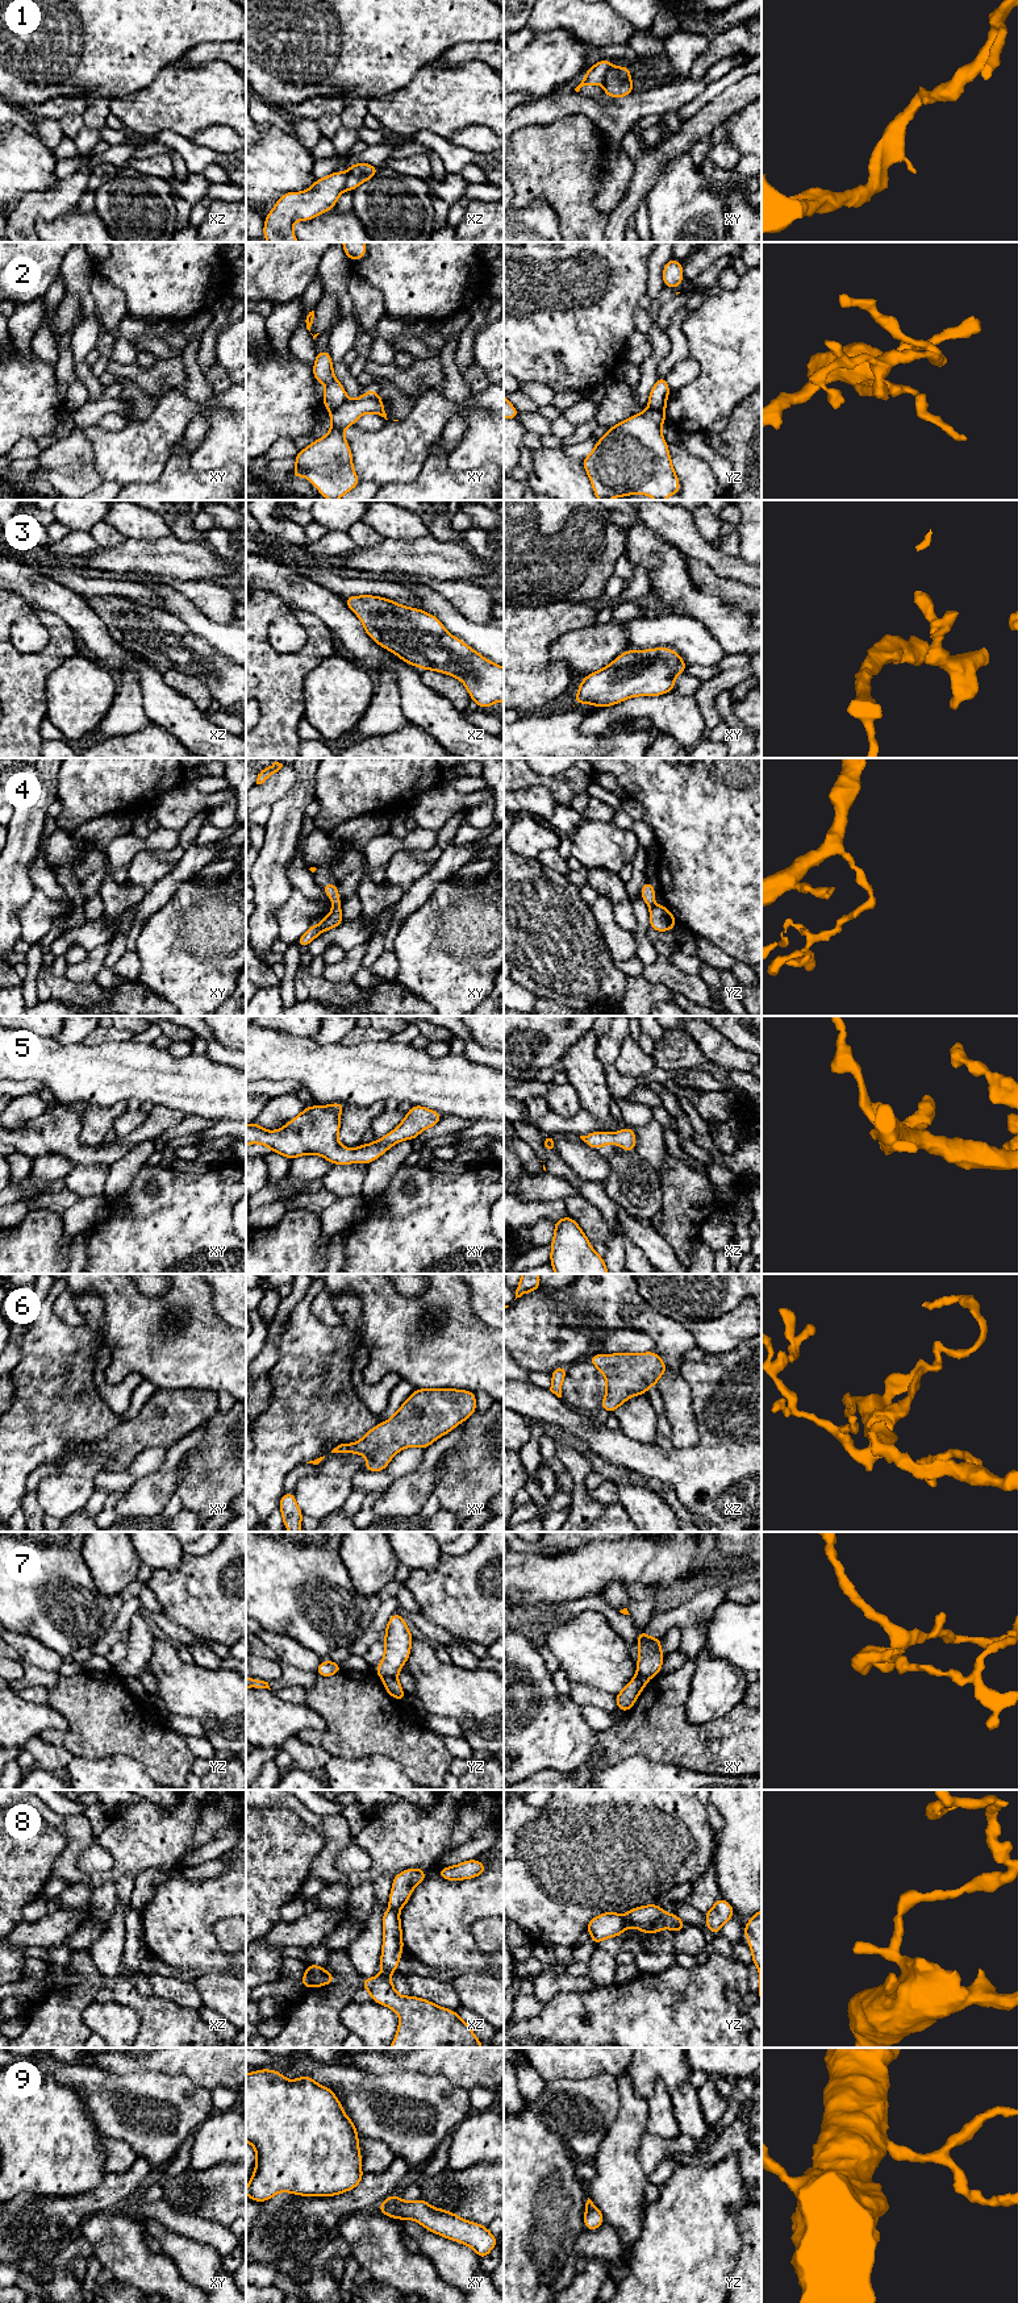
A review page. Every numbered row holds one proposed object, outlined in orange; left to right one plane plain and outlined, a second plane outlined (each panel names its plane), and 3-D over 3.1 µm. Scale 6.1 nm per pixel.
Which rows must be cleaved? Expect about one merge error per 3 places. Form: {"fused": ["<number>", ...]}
{"fused": ["1", "2", "4", "7", "8"]}

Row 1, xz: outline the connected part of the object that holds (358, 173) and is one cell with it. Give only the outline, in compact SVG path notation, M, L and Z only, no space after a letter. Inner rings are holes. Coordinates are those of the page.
M354 163L349 167L346 178L346 190L354 191L360 183L376 176L379 167L368 163Z

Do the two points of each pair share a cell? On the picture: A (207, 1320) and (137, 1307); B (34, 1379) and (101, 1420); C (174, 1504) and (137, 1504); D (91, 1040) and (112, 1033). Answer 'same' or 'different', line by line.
A: same
B: same
C: different
D: same

